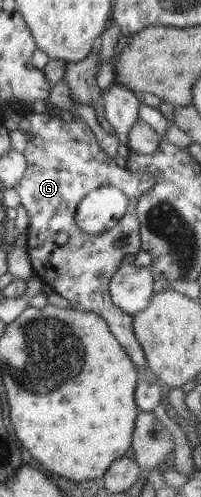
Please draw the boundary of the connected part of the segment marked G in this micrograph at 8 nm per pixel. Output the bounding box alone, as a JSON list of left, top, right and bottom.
[16,109,158,367]

